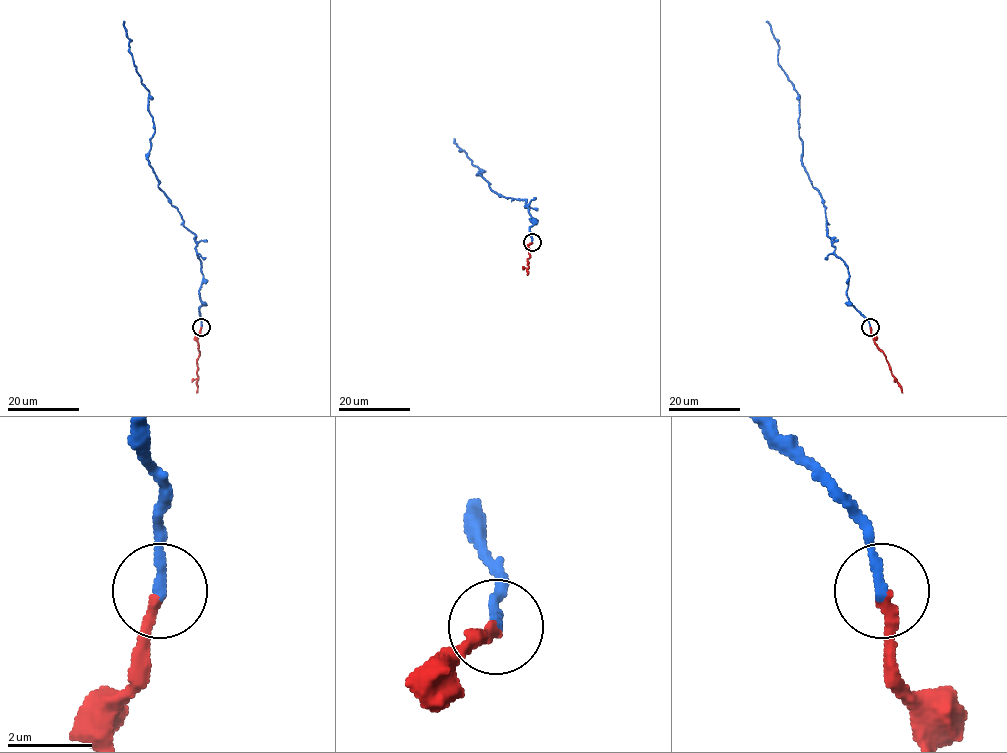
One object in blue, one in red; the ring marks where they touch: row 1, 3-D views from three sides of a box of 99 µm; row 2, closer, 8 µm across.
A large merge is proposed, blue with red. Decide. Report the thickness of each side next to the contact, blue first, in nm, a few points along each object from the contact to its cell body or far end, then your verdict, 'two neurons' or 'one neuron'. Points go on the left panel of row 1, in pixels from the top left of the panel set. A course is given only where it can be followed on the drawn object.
260/280 nm | blue via (201, 327), (202, 272), (195, 235), (158, 186), (149, 164), (155, 124), (123, 21) | red via (201, 327), (197, 338), (200, 352), (196, 393) | one neuron

